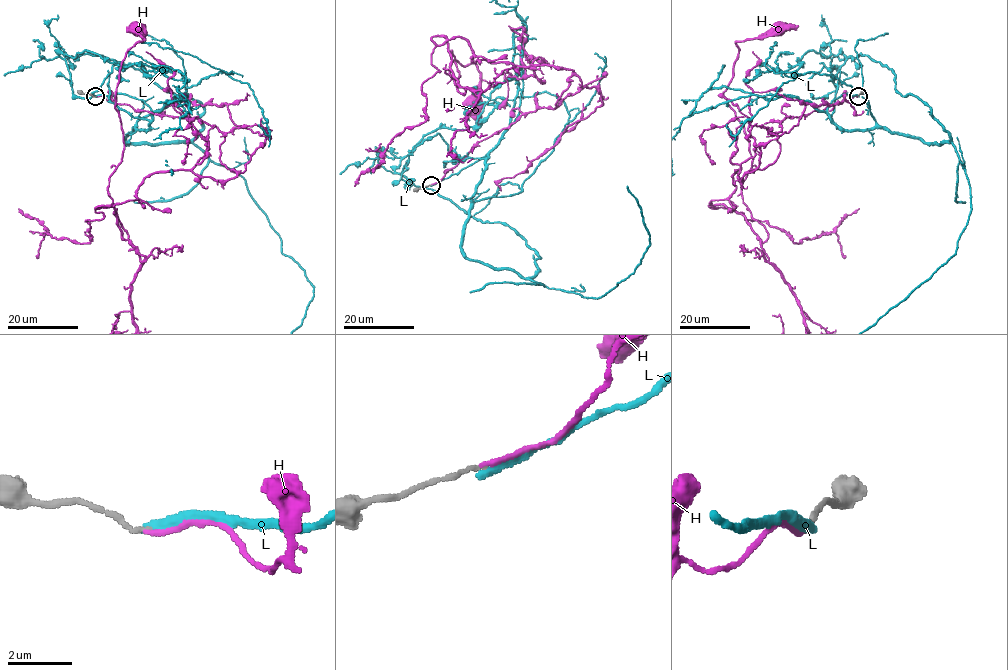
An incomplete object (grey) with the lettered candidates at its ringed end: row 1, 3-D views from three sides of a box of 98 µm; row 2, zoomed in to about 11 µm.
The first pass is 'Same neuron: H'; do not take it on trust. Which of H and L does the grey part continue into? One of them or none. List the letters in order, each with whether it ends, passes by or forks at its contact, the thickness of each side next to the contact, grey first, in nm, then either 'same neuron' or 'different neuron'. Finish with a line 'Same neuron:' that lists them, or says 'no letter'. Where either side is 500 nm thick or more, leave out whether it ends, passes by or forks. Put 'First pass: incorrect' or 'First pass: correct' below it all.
H: it ends; calibres 150 and 130 nm; same neuron
L: it ends; calibres 150 and 300 nm; different neuron
Same neuron: H
First pass: correct

